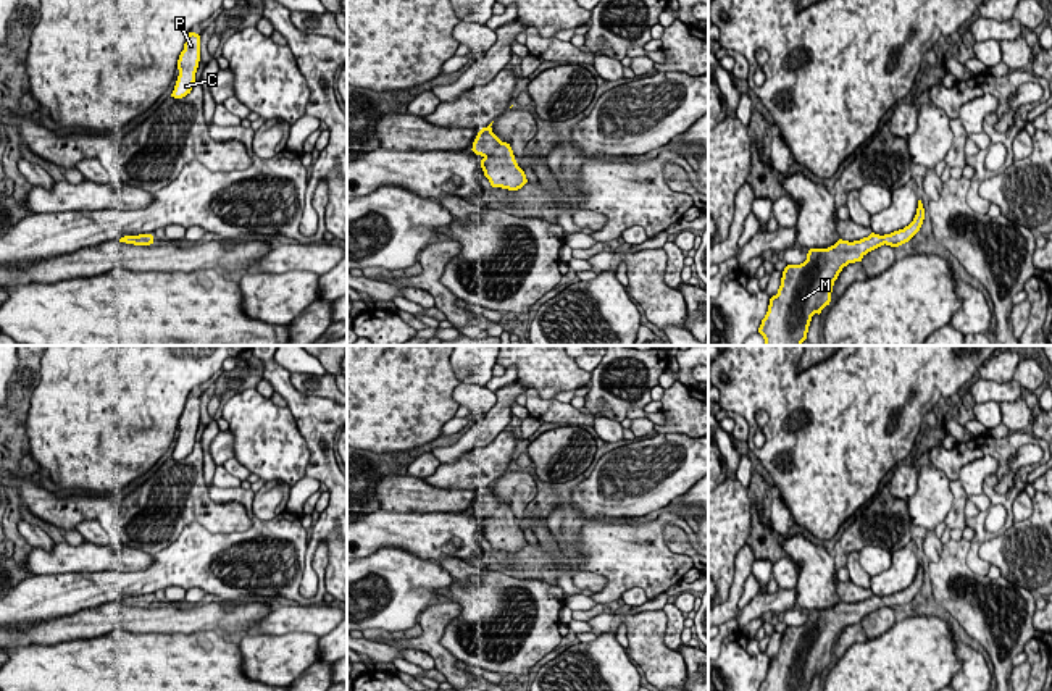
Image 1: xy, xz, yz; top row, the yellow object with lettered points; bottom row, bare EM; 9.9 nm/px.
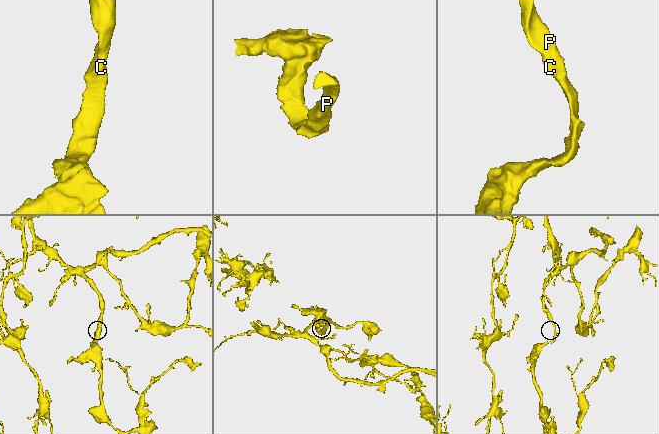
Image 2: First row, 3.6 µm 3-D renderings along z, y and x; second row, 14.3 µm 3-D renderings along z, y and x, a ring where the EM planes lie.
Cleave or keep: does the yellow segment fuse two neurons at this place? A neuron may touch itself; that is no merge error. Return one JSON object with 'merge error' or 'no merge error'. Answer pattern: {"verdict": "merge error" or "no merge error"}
{"verdict": "no merge error"}

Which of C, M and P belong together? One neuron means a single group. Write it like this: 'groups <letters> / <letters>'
groups C M P

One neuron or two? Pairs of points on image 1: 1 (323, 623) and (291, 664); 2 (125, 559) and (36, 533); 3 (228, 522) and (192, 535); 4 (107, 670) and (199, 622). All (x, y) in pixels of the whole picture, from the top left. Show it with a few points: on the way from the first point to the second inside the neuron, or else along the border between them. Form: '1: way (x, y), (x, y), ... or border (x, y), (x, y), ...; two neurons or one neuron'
1: border (275, 635), (313, 633), (320, 636); two neurons
2: border (55, 544), (49, 551), (33, 548); two neurons
3: border (246, 530), (210, 533), (191, 522), (171, 544); two neurons
4: border (215, 630), (139, 633); two neurons

